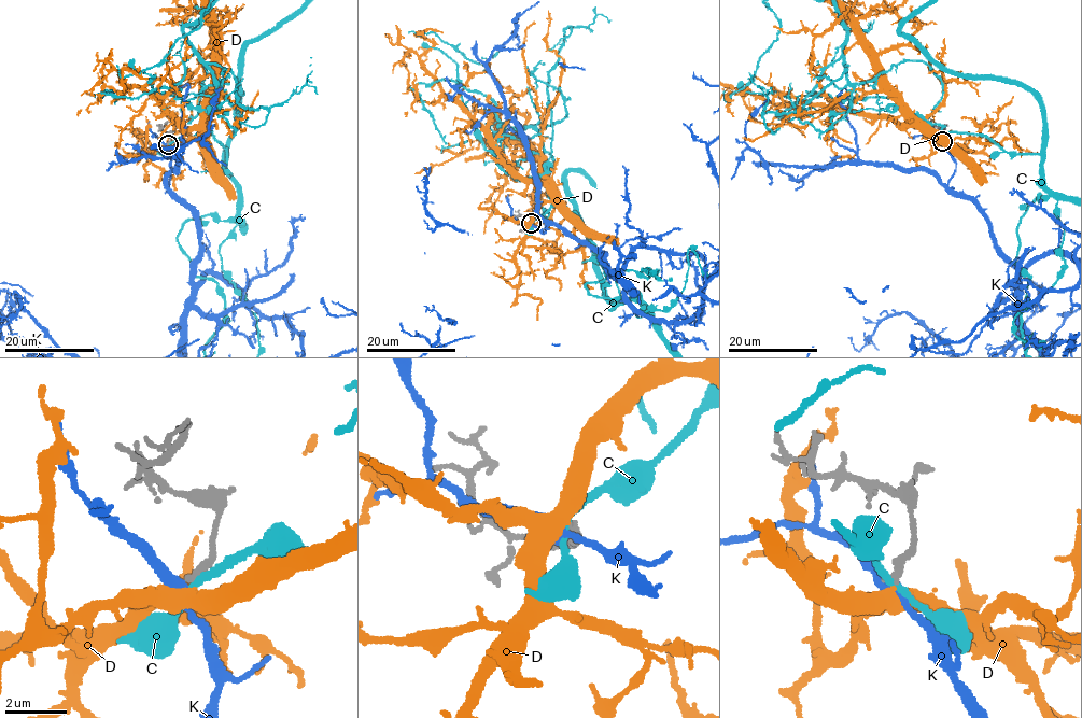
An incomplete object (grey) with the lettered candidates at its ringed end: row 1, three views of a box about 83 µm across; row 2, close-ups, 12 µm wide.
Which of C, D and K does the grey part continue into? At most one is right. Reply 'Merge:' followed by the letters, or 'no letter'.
Merge: D

